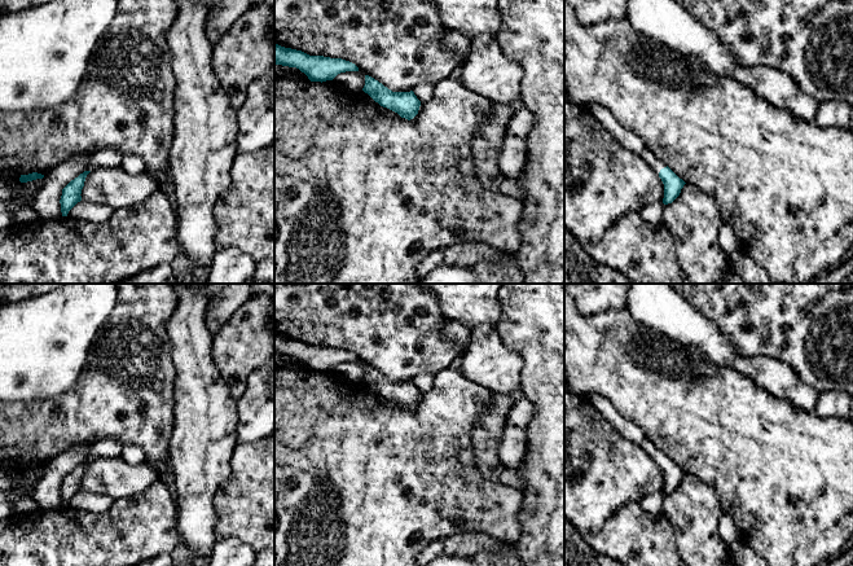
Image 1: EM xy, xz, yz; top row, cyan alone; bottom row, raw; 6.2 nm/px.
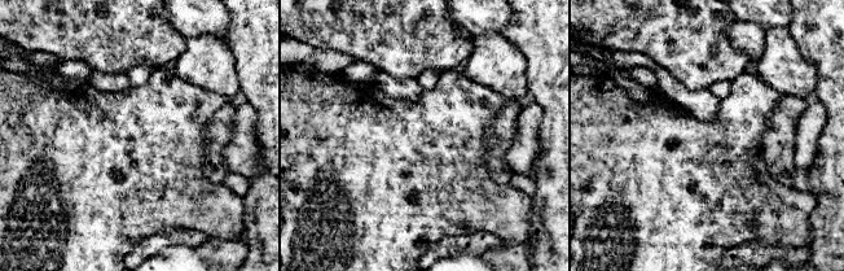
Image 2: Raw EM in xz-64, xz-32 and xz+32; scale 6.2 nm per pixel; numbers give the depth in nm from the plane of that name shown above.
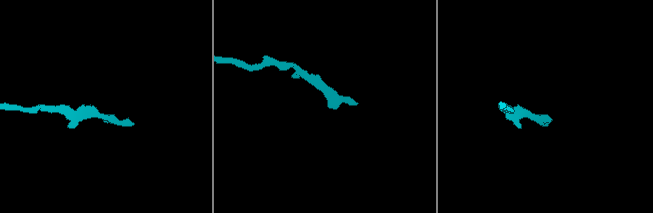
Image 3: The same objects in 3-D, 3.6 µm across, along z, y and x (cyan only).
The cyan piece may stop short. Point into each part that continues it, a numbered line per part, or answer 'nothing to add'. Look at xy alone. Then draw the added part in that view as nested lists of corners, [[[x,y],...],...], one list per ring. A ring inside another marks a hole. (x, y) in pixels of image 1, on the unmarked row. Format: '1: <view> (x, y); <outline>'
1: xy (109, 447); [[[115,438],[101,439],[92,444],[87,461],[122,457],[122,448],[122,443]]]

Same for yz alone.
1: yz (647, 446); [[[647,438],[642,443],[642,449],[647,453],[647,456],[656,464],[659,465],[660,460],[667,457],[665,453],[663,453],[651,440]]]

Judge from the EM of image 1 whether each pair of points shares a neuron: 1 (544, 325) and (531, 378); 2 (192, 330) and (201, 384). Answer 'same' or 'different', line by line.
1: same
2: same

